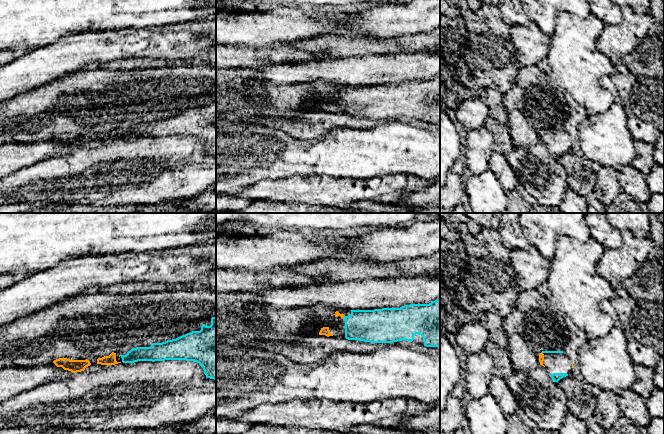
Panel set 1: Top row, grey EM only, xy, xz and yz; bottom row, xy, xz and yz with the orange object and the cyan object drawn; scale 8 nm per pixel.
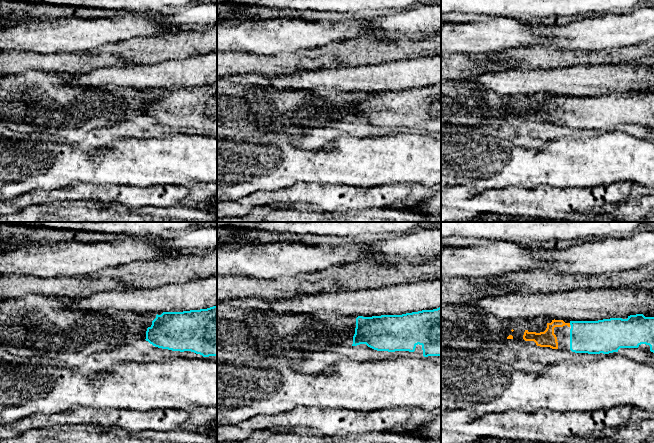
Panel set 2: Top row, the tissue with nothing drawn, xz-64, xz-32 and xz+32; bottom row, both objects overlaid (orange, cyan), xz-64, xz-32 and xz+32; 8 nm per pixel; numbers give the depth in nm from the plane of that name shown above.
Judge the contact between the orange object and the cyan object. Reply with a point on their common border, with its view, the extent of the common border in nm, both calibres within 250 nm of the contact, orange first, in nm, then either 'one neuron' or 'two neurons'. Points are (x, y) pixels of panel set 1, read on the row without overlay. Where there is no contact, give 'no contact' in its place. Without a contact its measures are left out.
meets orange in xz at (343, 93); contact 40 nm long; 40 nm thick on the orange side, 260 nm on the other; one neuron

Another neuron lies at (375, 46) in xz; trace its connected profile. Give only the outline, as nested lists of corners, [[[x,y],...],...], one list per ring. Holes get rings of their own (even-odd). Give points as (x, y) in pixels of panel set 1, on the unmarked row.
[[[440,27],[429,32],[410,33],[385,39],[372,37],[353,38],[348,35],[327,34],[303,40],[288,42],[297,49],[314,54],[317,59],[331,57],[352,57],[388,53],[410,53],[440,46]]]

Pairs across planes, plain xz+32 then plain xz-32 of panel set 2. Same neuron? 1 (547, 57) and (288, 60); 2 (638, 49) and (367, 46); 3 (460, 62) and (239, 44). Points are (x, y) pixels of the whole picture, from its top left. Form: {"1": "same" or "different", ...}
{"1": "different", "2": "same", "3": "different"}

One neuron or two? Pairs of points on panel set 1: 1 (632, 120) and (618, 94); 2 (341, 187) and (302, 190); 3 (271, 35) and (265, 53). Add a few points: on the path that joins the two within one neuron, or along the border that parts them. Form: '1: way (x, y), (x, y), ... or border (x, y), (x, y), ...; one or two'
1: way (630, 114), (623, 100); one
2: way (331, 190), (312, 190); one
3: border (284, 43), (268, 47), (249, 47), (244, 45); two

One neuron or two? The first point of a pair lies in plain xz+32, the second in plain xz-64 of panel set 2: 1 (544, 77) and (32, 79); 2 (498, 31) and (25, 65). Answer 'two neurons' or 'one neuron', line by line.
1: two neurons
2: two neurons

